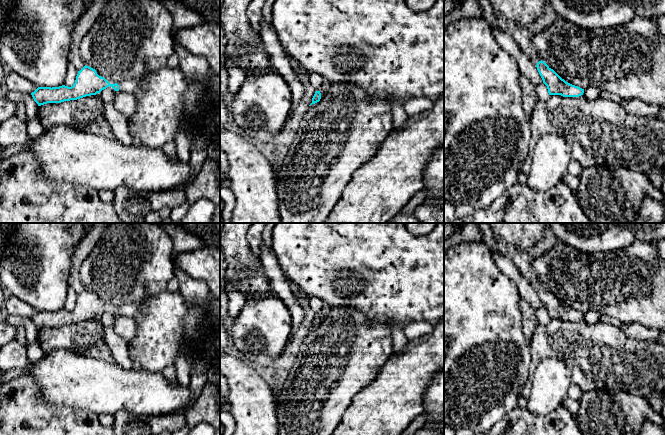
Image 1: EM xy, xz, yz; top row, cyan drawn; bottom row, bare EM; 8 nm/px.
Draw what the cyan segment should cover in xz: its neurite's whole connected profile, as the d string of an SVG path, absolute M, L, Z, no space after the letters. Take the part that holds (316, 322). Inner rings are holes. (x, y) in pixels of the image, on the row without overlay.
M323 302L321 312L320 312L319 315L315 316L315 318L314 318L314 320L312 322L312 327L310 329L319 326L320 323L327 317L330 309L331 309L331 307L327 303Z

